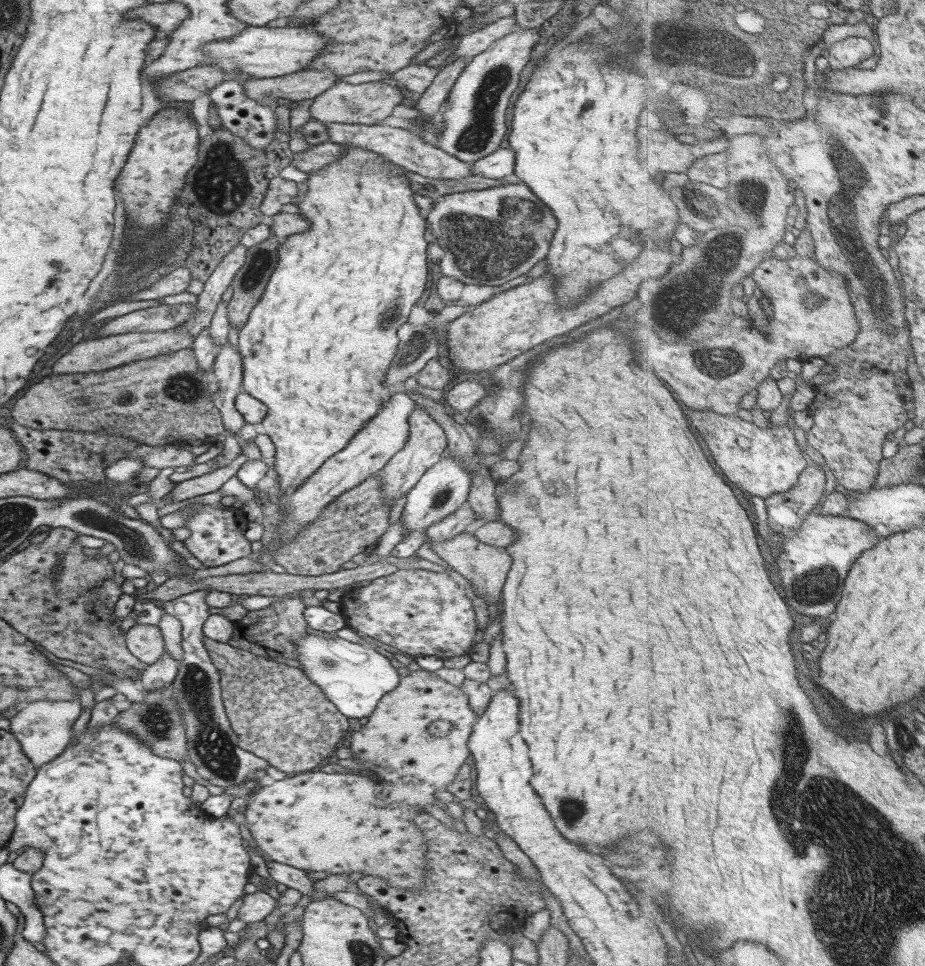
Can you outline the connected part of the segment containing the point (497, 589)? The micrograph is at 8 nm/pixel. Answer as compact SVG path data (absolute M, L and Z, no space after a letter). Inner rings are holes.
M470 529L453 535L449 540L442 540L441 543L425 538L423 544L425 543L449 566L453 575L469 584L478 594L482 594L482 607L489 604L495 605L499 600L502 584L511 564L511 557L505 553L505 548L479 543Z

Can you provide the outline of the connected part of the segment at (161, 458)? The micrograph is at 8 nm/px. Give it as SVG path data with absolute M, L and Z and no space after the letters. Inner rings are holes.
M174 443L147 446L139 444L130 452L124 454L127 459L141 459L145 466L162 469L170 468L172 470L190 470L195 456L182 447L175 446Z

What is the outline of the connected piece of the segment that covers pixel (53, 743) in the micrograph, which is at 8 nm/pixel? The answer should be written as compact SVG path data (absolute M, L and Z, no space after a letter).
M77 697L62 701L34 700L19 707L15 715L8 720L8 731L17 739L21 751L35 770L57 758L67 746L73 734L71 726L79 716L80 708Z

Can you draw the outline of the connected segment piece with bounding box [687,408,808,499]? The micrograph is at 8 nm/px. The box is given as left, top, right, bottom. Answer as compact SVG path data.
M689 408L687 418L705 438L705 446L709 448L711 458L715 458L721 474L745 491L747 497L755 495L764 499L775 492L787 492L799 482L801 472L808 467L797 438L791 432L791 423L776 425L769 420L768 427L763 429L737 416Z

